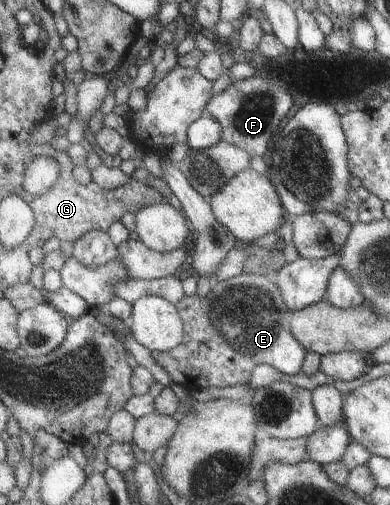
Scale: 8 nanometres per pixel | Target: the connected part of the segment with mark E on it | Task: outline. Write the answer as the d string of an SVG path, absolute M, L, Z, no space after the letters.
M241 272L213 283L202 297L195 293L183 296L175 308L182 322L182 337L176 347L163 352L150 353L157 366L169 375L171 383L179 383L187 392L207 386L227 388L249 381L251 372L259 364L267 364L277 372L293 376L300 372L306 350L292 337L288 329L290 312L283 304L280 290L267 275Z

